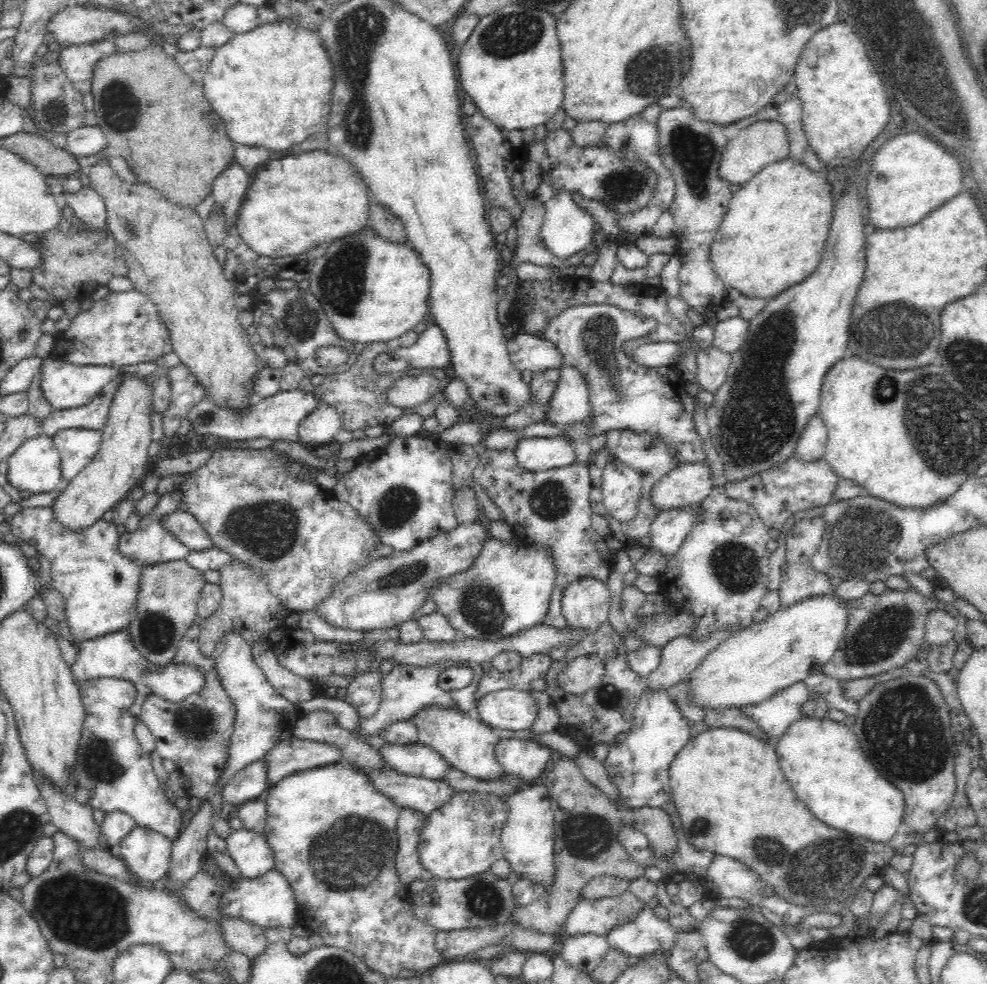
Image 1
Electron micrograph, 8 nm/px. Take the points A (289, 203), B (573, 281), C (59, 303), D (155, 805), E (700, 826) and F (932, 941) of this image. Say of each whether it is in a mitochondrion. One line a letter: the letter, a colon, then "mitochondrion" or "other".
A: other
B: other
C: other
D: other
E: mitochondrion
F: other

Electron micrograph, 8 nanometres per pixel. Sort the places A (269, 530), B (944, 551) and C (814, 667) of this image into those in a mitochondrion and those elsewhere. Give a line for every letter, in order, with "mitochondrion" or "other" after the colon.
A: mitochondrion
B: other
C: other

